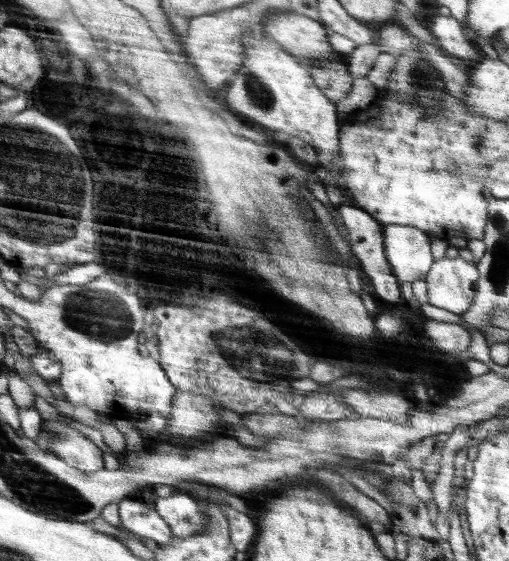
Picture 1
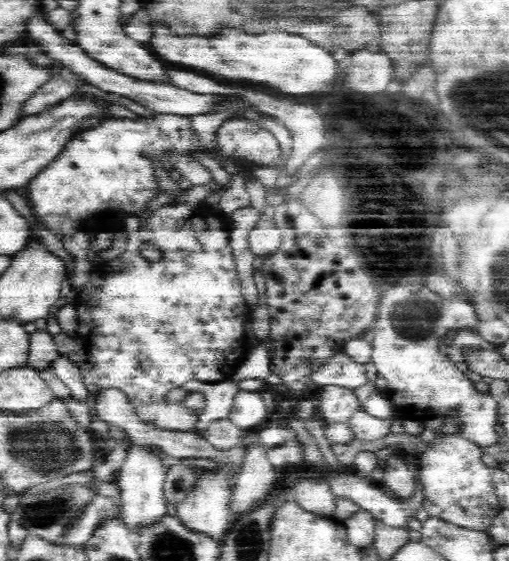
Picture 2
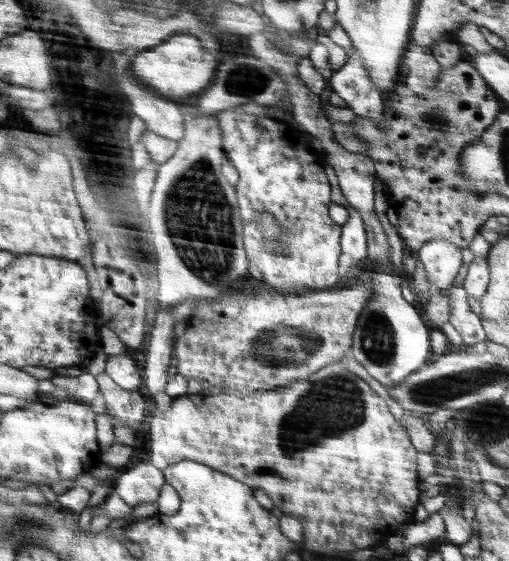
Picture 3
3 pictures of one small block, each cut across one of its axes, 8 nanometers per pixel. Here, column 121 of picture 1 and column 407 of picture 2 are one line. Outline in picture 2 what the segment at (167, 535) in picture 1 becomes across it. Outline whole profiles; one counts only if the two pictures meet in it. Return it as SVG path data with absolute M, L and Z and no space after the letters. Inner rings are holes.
M350 470L344 474L324 476L336 497L344 497L361 506L371 514L374 520L380 520L388 526L408 528L411 517L416 517L417 509L422 504L422 493L416 492L409 499L401 500L396 496L388 496L378 488L370 478L360 478Z

